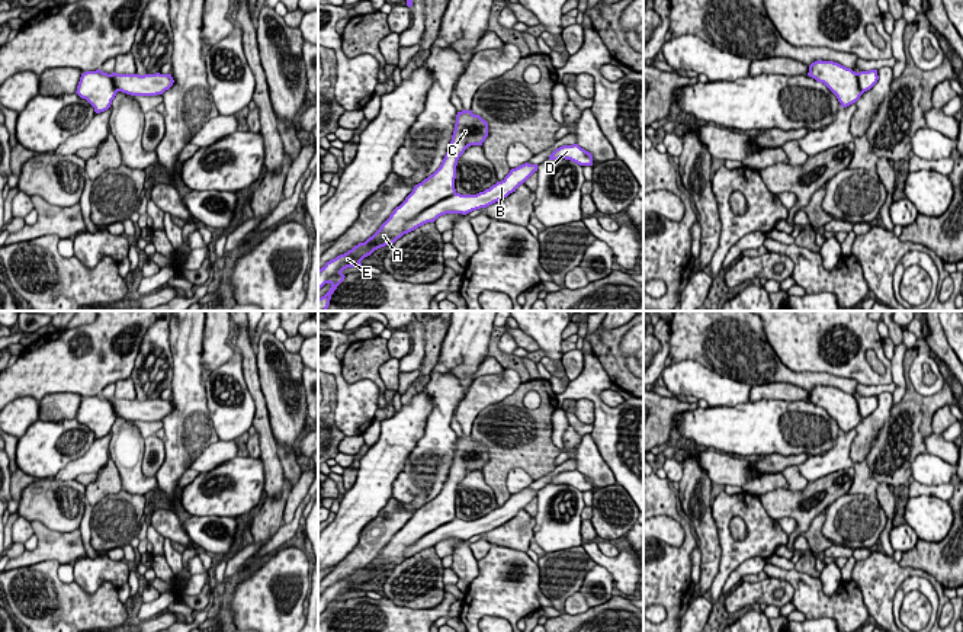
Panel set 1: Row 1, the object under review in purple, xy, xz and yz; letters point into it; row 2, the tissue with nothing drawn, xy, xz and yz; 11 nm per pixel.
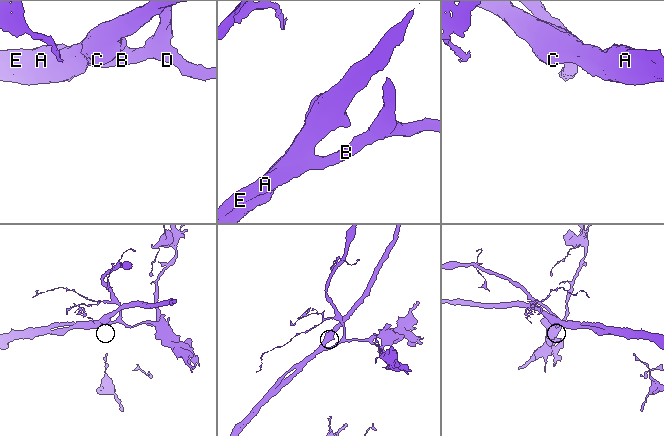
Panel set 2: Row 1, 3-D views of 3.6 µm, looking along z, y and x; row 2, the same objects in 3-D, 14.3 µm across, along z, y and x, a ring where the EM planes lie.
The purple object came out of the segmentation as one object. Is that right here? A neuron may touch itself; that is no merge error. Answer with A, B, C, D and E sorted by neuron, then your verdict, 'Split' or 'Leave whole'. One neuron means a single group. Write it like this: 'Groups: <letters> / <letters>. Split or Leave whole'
Groups: A C / B D E. Split

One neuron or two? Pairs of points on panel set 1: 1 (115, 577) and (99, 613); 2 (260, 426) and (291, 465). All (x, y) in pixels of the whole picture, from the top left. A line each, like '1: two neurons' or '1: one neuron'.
1: two neurons
2: two neurons

